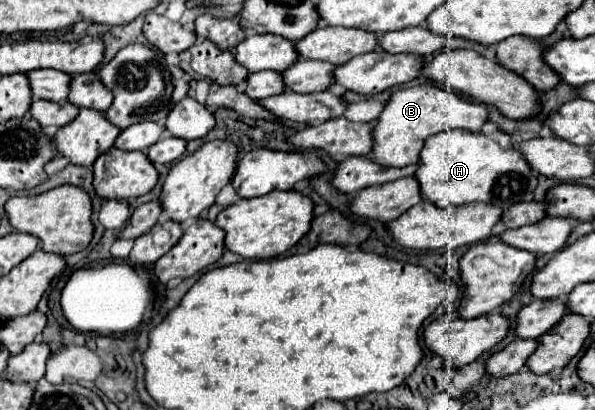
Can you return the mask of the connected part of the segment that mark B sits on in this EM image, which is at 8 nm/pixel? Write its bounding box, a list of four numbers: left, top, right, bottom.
[371,84,489,166]

